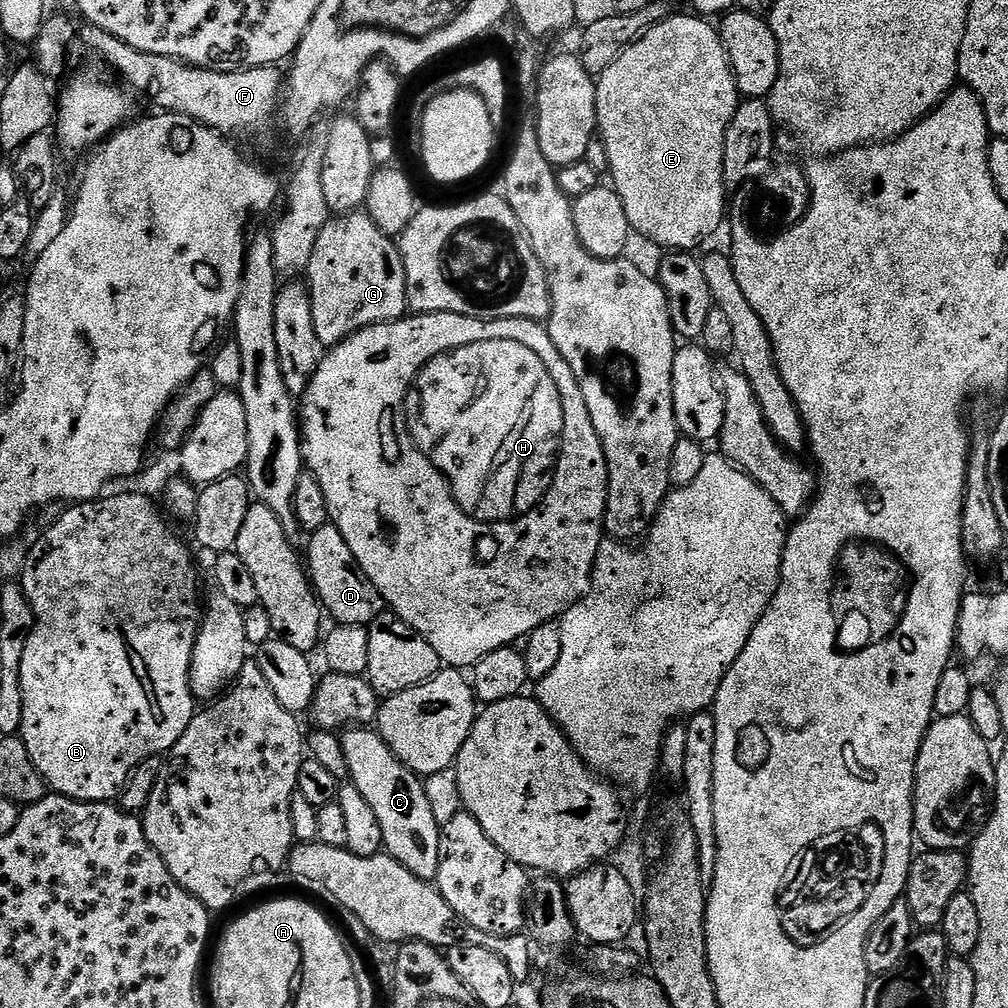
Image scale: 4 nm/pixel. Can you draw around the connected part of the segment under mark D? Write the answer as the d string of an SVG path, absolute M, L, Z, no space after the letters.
M328 523L316 532L311 533L308 539L308 556L306 552L306 571L312 587L322 605L323 611L333 616L337 625L359 624L367 626L380 613L385 611L384 599L378 594L374 582L366 578L362 566L358 566L358 558L346 546L346 538L336 529L335 524Z

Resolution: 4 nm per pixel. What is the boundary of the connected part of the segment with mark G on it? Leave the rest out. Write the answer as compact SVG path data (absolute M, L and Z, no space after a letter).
M360 210L329 219L318 234L314 254L310 254L306 287L312 297L314 334L325 349L363 328L403 320L409 311L406 274L397 241L378 230Z

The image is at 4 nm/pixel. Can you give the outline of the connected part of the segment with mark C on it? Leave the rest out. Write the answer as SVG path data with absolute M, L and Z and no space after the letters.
M349 727L340 736L340 745L348 767L347 779L366 798L378 818L378 826L382 826L383 851L419 880L435 881L442 824L439 819L436 821L432 800L424 789L425 781L395 756L380 733L371 727Z

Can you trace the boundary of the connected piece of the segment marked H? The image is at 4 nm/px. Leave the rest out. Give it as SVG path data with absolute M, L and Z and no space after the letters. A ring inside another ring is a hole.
M491 340L490 342L474 342L470 346L462 346L453 352L444 352L441 356L435 356L416 376L414 400L415 396L416 421L413 424L411 421L410 424L414 443L420 451L427 452L428 457L432 459L432 465L448 479L448 485L452 487L452 496L464 513L471 516L473 520L480 520L483 524L499 524L506 520L514 520L518 516L524 516L541 504L552 484L552 474L556 470L556 457L560 454L560 435L564 425L564 415L558 386L554 386L554 378L550 378L550 370L542 366L542 358L538 358L534 350L522 346L519 342ZM544 386L553 386L552 394L546 394Z

